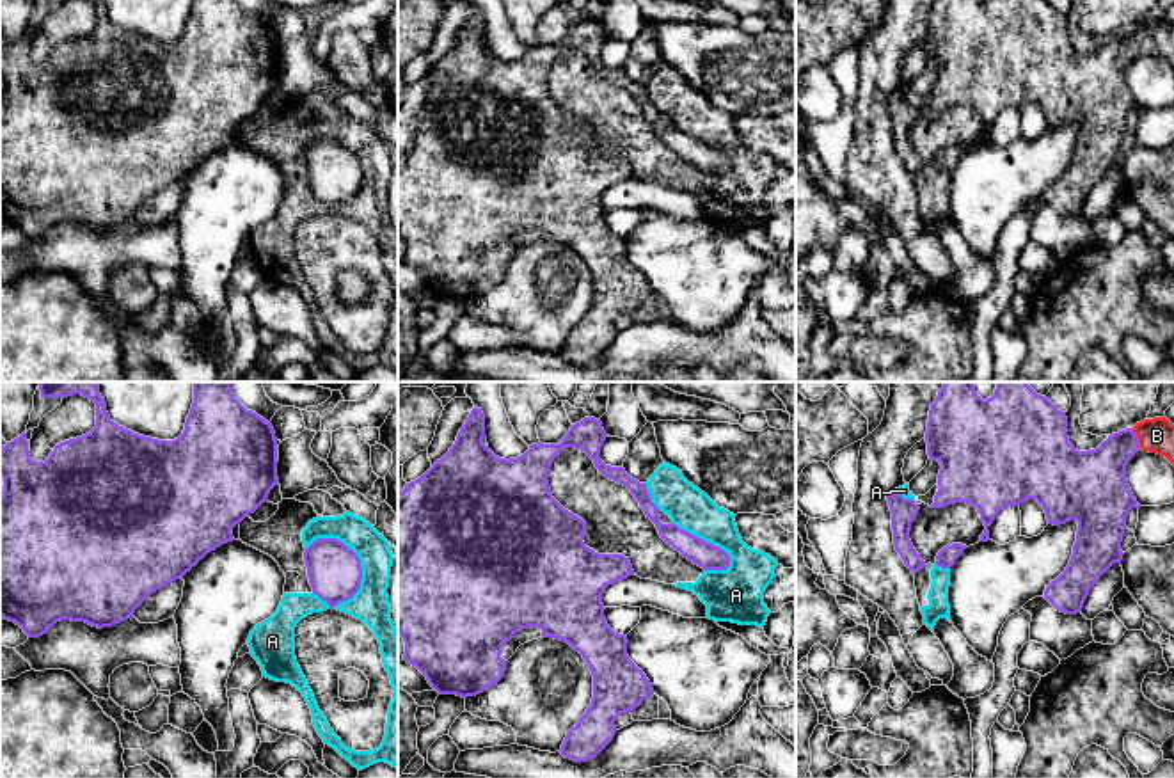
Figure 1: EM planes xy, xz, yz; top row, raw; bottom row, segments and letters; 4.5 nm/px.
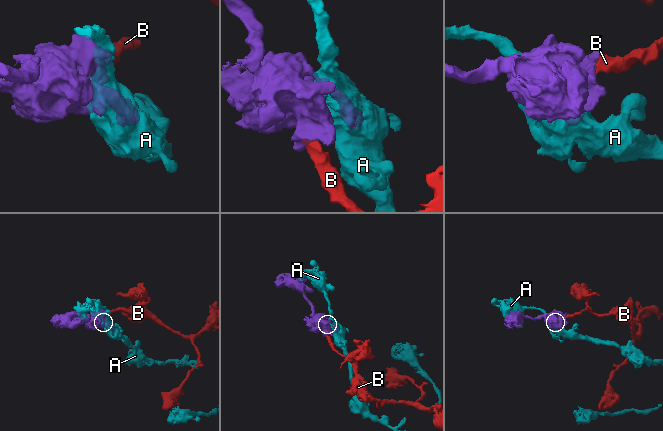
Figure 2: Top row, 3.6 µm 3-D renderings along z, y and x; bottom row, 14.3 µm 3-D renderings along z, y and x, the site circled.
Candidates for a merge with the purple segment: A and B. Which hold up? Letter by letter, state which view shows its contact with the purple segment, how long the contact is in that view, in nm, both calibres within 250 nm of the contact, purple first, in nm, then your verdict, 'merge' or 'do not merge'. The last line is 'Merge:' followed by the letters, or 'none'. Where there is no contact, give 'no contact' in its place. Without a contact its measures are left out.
A: xy | 340 nm | 240/170 nm | do not merge
B: yz | 100 nm | 260/160 nm | merge
Merge: B

